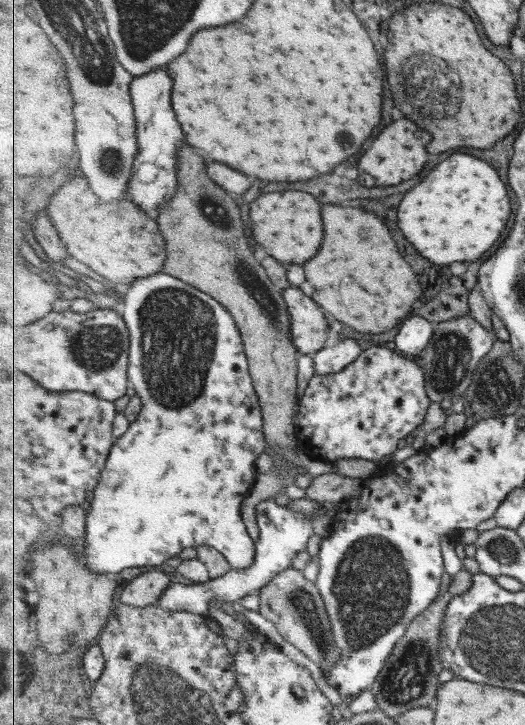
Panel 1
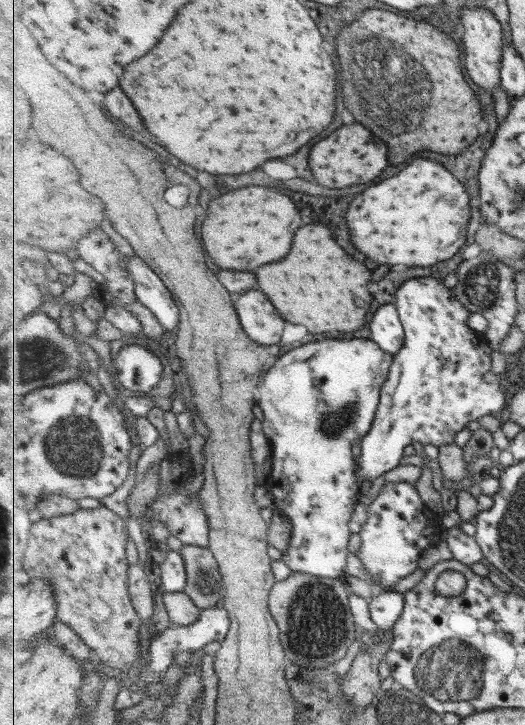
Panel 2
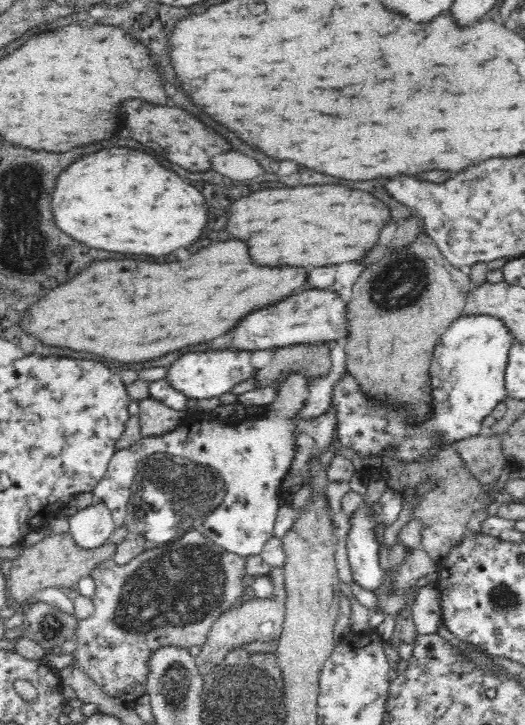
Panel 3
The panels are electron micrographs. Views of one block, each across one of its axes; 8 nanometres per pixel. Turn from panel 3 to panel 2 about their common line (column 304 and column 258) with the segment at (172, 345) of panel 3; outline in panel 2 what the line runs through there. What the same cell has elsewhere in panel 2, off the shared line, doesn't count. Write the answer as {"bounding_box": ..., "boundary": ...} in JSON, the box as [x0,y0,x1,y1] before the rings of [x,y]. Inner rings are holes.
{"bounding_box":[257,224,373,334],"boundary":[[[315,224],[311,230],[309,226],[301,228],[295,236],[295,248],[291,250],[291,256],[287,260],[281,260],[279,264],[267,264],[257,270],[257,278],[261,284],[261,290],[267,292],[273,300],[273,304],[291,320],[293,324],[303,324],[309,328],[309,332],[317,334],[319,332],[355,332],[365,326],[367,314],[373,306],[373,296],[367,288],[371,282],[371,270],[353,260],[335,240],[333,232],[327,226]]]}

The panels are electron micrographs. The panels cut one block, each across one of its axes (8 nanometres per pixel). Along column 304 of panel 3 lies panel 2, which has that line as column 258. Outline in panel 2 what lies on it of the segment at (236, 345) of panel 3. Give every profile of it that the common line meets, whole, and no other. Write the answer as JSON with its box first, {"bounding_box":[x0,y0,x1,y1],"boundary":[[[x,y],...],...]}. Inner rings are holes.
{"bounding_box":[234,292,285,346],"boundary":[[[247,292],[236,296],[234,306],[246,333],[259,344],[273,346],[281,342],[285,318],[273,306],[265,292]]]}

